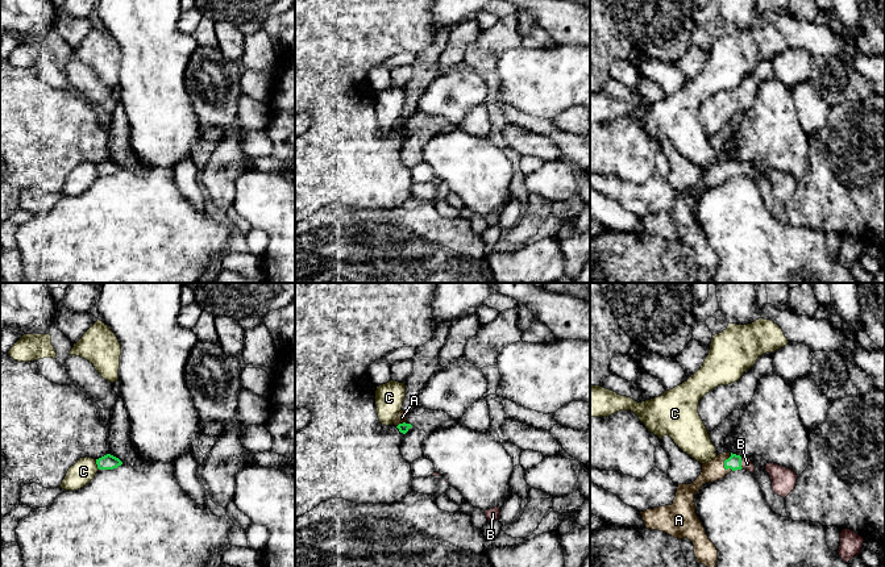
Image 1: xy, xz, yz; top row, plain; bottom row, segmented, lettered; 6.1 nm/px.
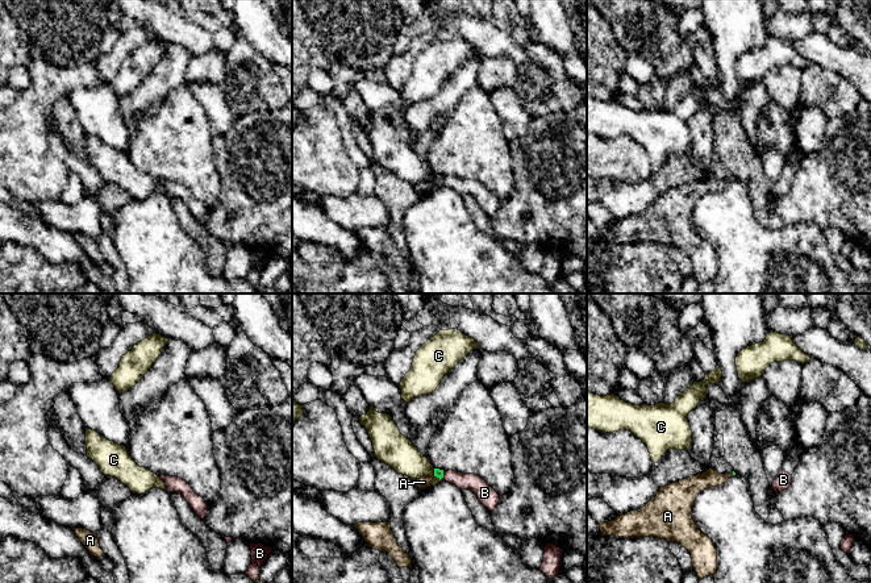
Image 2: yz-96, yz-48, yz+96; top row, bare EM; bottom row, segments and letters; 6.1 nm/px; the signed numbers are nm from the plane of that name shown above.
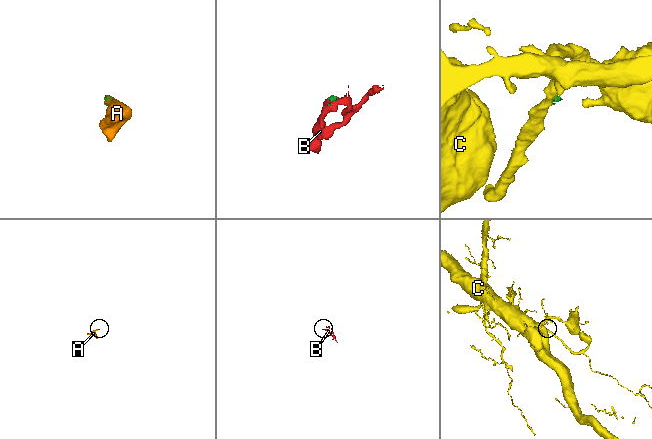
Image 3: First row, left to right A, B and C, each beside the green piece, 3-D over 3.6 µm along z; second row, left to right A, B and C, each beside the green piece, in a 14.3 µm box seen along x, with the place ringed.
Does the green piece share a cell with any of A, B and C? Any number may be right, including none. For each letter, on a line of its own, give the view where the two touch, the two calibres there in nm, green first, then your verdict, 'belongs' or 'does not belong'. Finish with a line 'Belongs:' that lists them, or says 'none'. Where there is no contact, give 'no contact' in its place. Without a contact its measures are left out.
A: contact in yz; calibres 90 and 120 nm; belongs
B: contact in yz; calibres 90 and 70 nm; belongs
C: contact in xy; calibres 100 and 150 nm; does not belong
Belongs: A, B

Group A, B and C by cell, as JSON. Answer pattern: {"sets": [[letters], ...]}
{"sets": [["A", "B"], ["C"]]}

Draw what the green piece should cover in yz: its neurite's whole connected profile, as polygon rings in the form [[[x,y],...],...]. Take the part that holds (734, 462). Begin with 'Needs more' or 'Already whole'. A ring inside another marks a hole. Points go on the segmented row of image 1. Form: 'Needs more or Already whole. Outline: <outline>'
Needs more. Outline: [[[732,453],[719,454],[714,460],[702,464],[701,475],[691,484],[678,484],[672,505],[658,506],[640,512],[647,529],[664,531],[674,538],[687,538],[693,542],[698,564],[715,567],[718,550],[709,539],[705,528],[695,513],[694,493],[705,483],[723,479],[736,470],[755,472],[749,458],[741,458]]]

